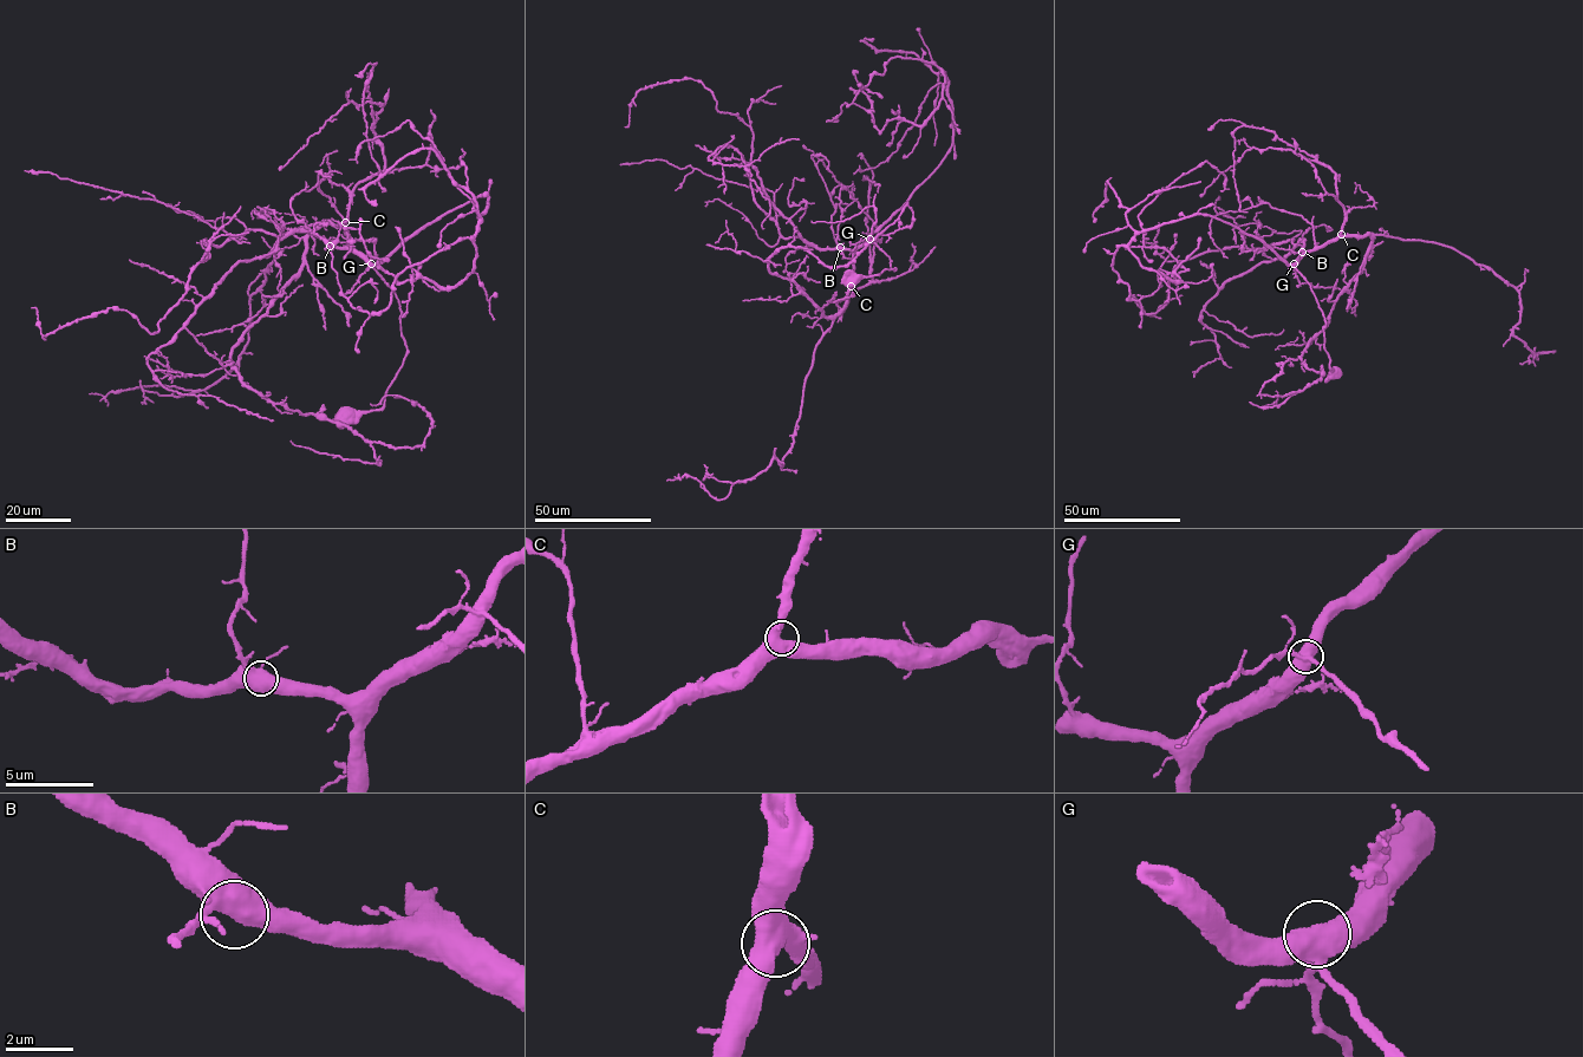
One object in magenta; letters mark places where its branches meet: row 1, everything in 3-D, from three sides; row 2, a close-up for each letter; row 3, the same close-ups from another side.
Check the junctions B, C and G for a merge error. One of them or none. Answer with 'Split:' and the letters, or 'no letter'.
Split: no letter

